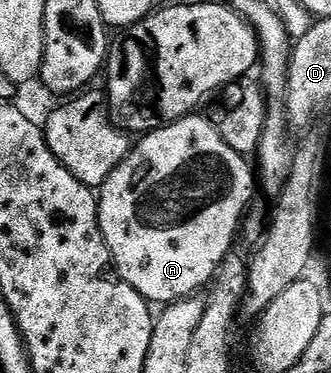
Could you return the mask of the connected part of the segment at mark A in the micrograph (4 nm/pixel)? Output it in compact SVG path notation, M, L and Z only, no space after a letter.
M194 112L185 118L180 118L177 122L172 122L170 126L161 126L158 130L148 131L138 141L142 142L138 146L136 143L130 149L129 155L121 161L119 168L115 168L115 172L111 172L111 176L107 176L107 180L99 188L97 215L101 225L101 235L105 238L109 255L113 258L113 268L124 282L131 284L131 288L135 288L135 292L139 292L139 296L143 296L150 304L178 302L181 298L187 298L204 291L212 283L217 270L221 267L221 262L234 249L233 237L237 234L237 225L240 224L241 217L244 216L245 209L248 208L249 201L253 198L255 170L250 159L244 154L235 152L235 148L231 148L231 144L227 144L227 140L223 140L216 125L212 121L208 122L207 119L200 118L199 115L200 113Z

